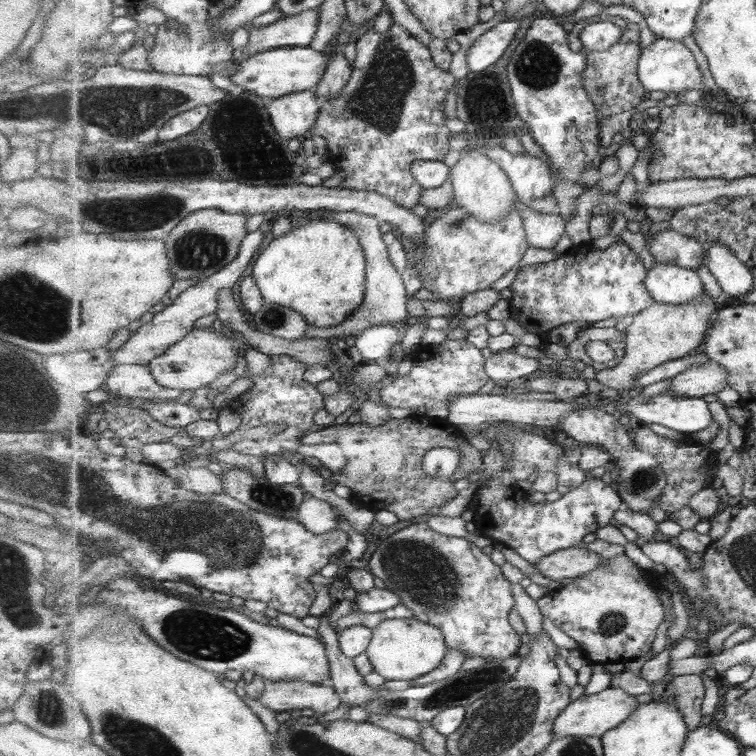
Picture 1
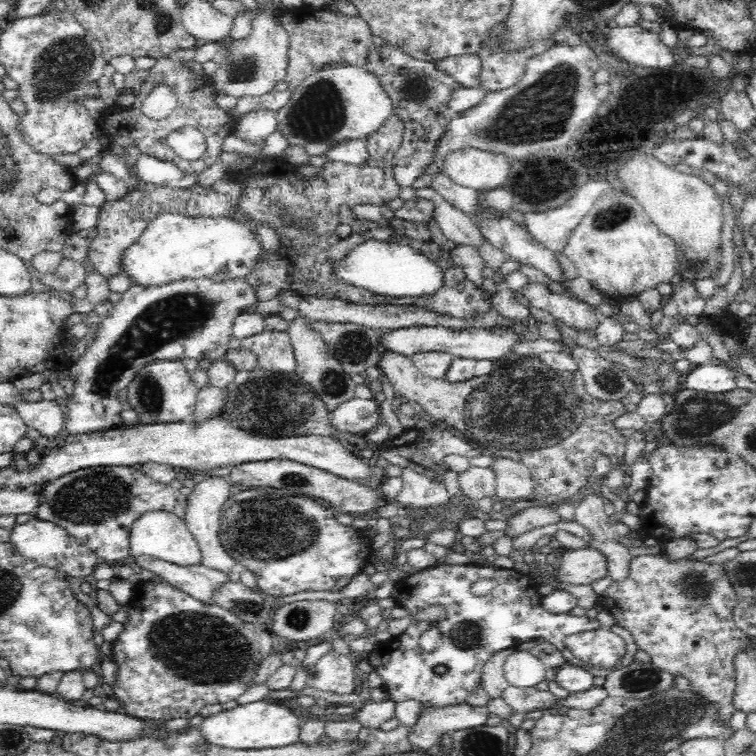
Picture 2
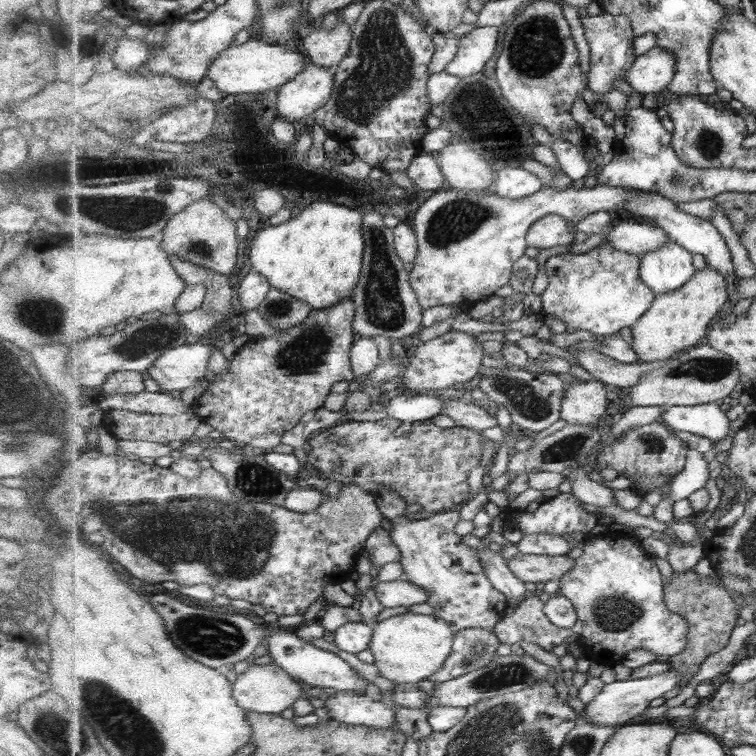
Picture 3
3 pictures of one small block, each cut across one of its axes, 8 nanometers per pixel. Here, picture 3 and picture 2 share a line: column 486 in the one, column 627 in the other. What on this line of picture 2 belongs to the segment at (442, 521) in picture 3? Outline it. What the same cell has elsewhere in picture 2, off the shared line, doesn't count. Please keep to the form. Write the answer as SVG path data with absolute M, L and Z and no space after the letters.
M664 548L658 550L658 554L642 550L642 556L630 559L627 575L610 583L601 592L600 598L604 608L613 616L613 622L632 633L638 648L651 656L651 662L656 668L684 676L690 681L689 688L695 696L715 706L714 718L725 726L723 739L730 738L734 732L730 718L735 712L733 696L736 686L733 656L748 644L748 636L733 621L738 595L728 578L726 562L714 564L706 562L704 558L692 560L690 556L672 560Z

